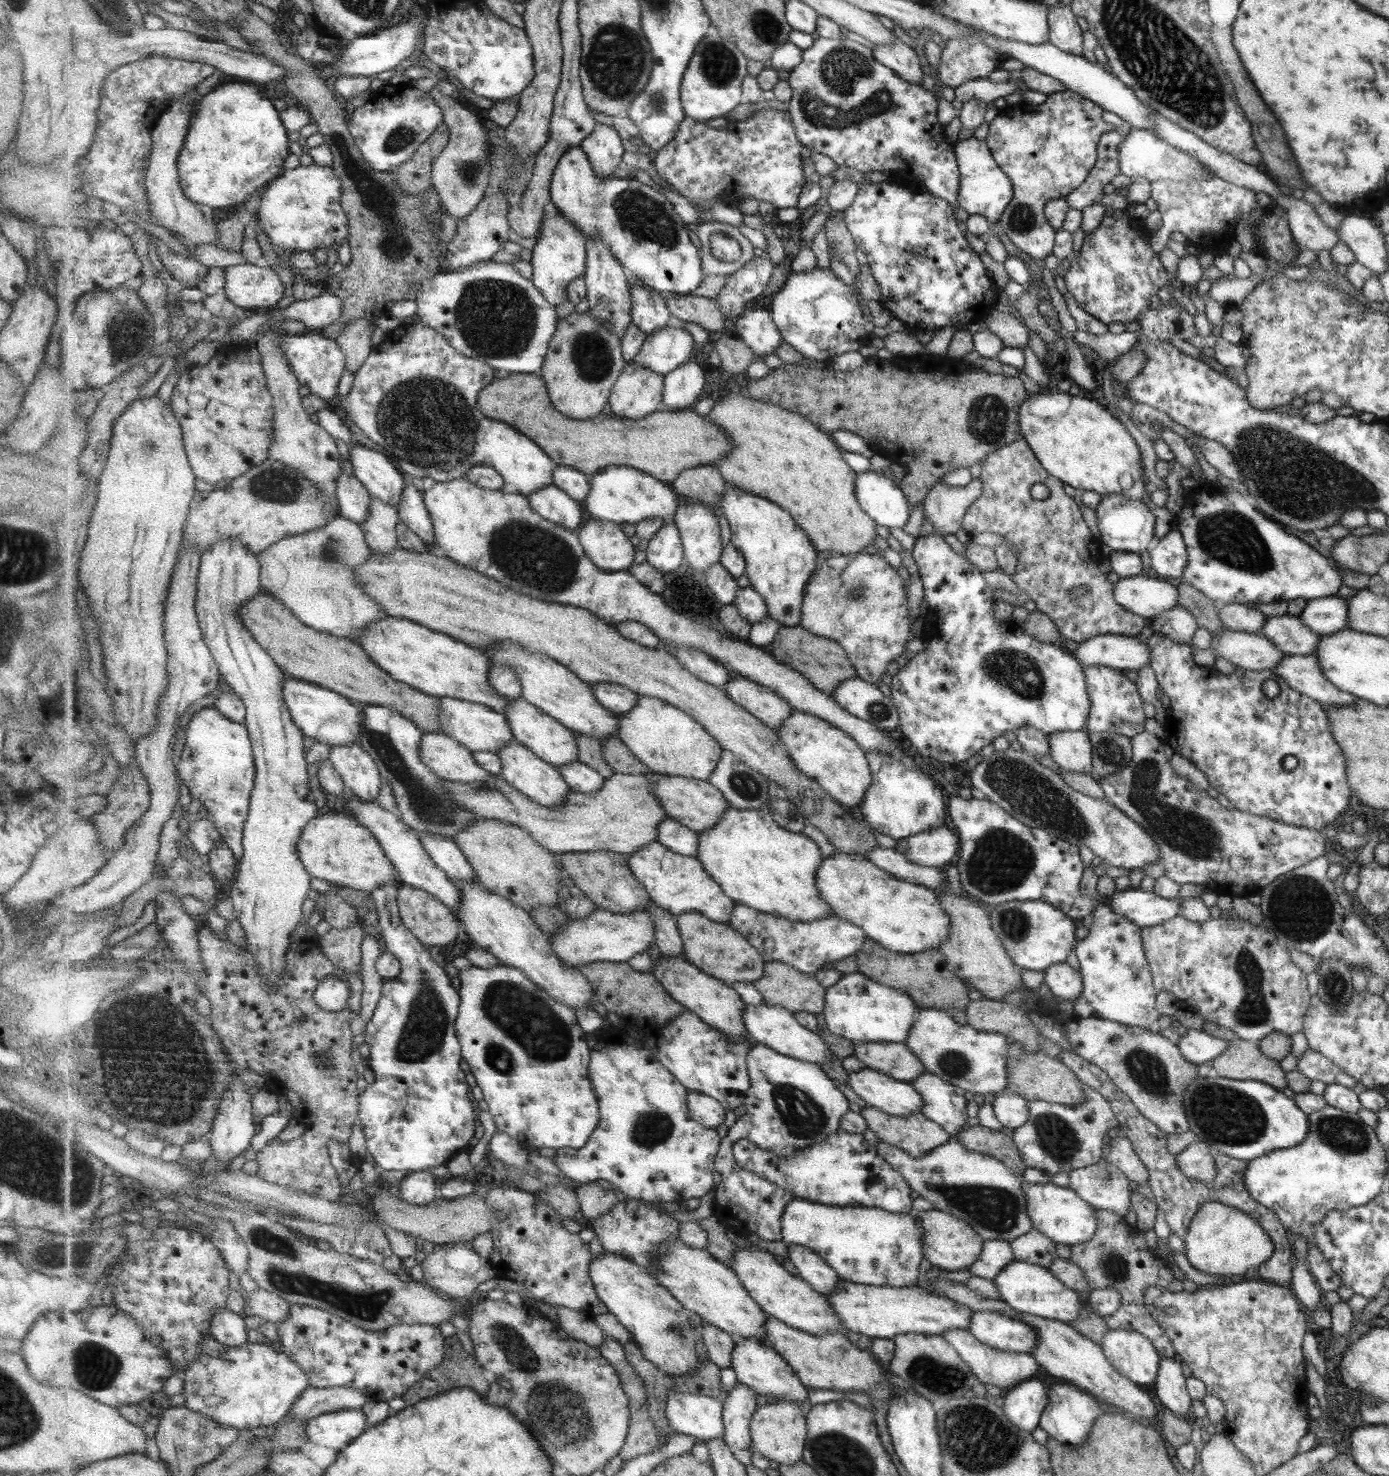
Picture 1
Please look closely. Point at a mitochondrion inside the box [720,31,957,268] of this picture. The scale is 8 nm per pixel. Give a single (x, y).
(824, 105)

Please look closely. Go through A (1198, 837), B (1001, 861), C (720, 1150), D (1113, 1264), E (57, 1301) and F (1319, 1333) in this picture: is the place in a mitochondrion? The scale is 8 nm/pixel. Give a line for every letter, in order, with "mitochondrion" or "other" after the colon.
A: mitochondrion
B: mitochondrion
C: other
D: mitochondrion
E: other
F: other

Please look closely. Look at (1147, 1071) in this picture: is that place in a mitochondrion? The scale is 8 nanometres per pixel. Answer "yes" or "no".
yes

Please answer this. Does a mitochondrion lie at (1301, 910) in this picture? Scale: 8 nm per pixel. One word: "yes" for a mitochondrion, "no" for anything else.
yes

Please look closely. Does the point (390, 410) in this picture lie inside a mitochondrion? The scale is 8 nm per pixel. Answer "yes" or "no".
yes

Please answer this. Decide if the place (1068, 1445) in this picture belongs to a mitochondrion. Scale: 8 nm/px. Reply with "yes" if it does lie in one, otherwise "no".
no

